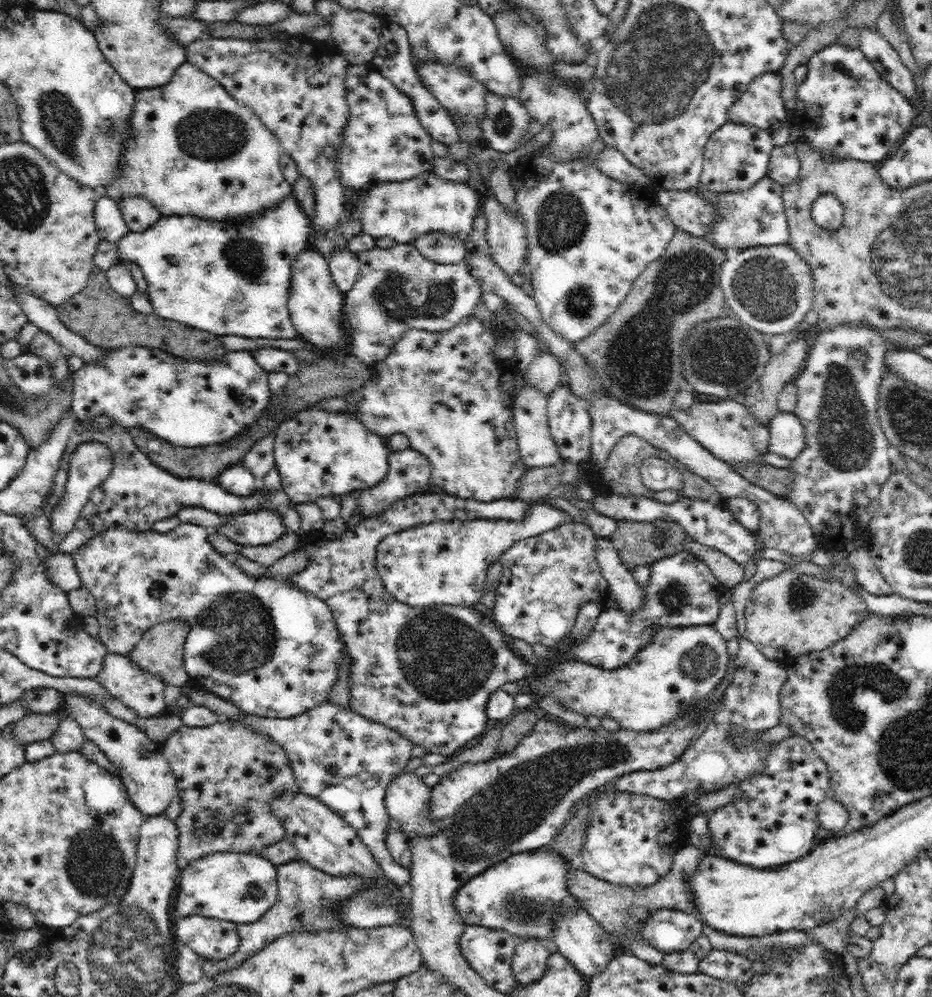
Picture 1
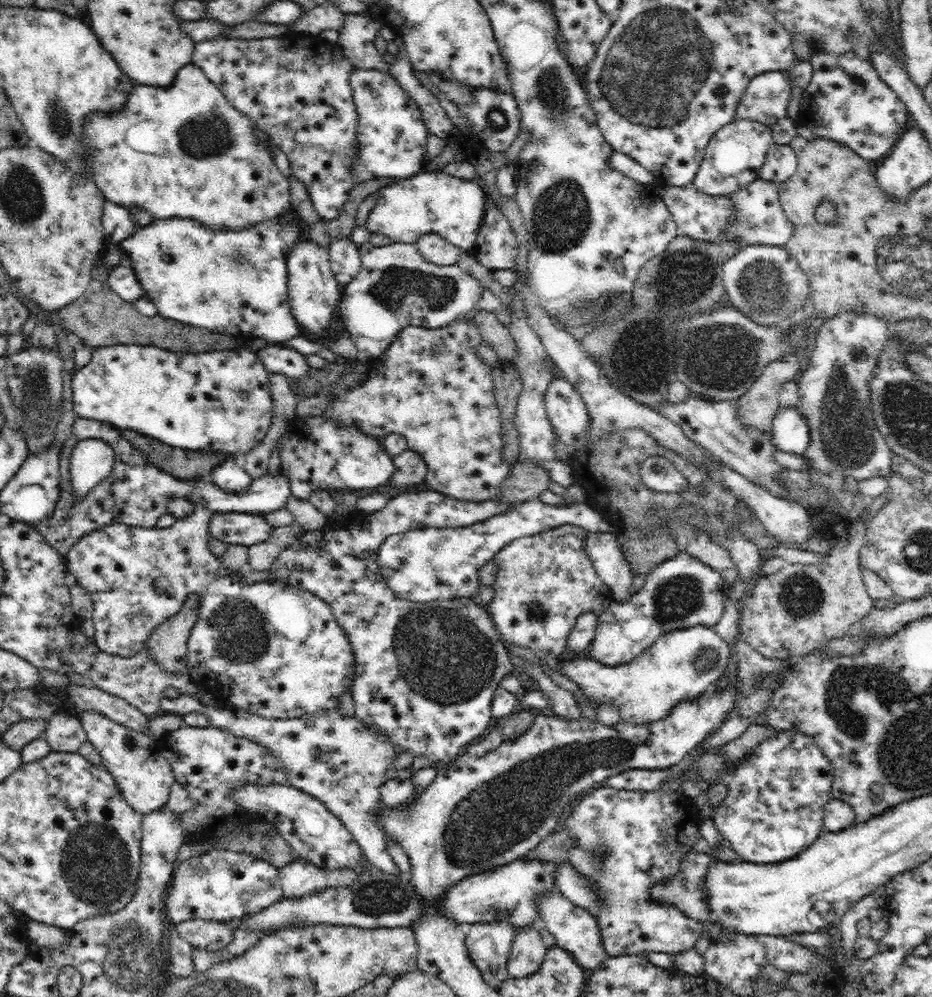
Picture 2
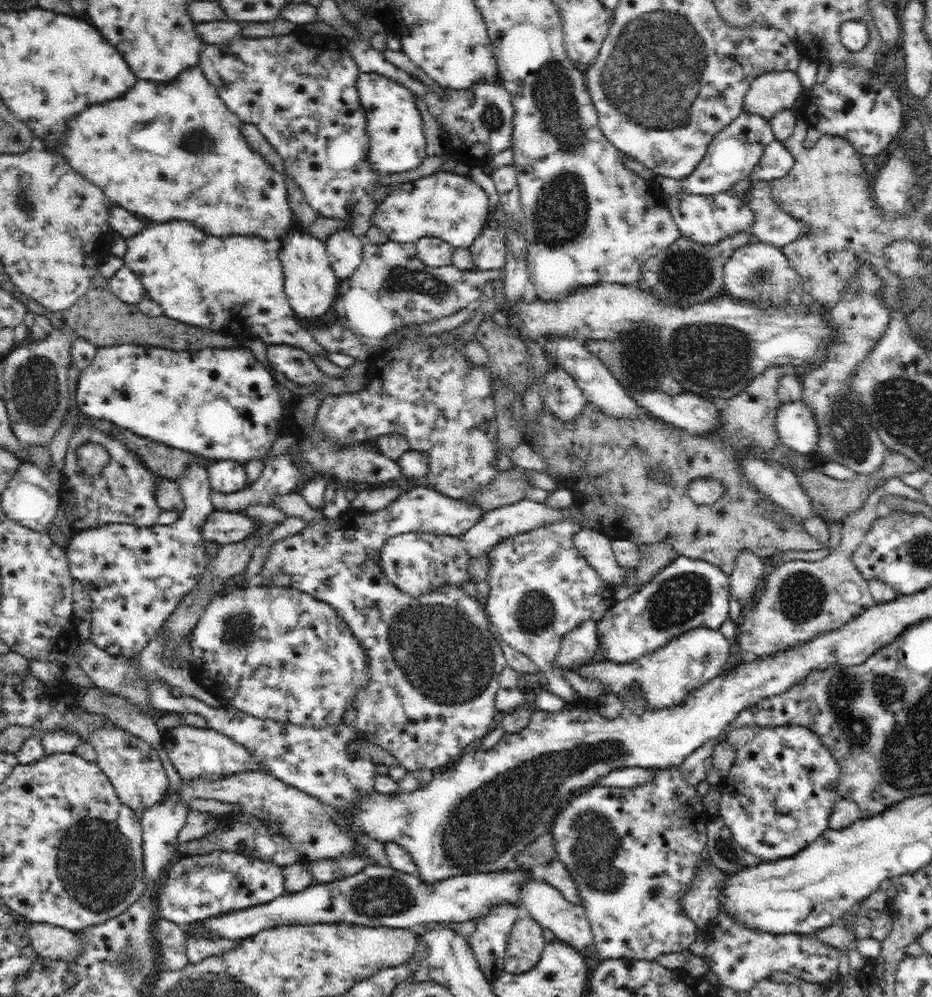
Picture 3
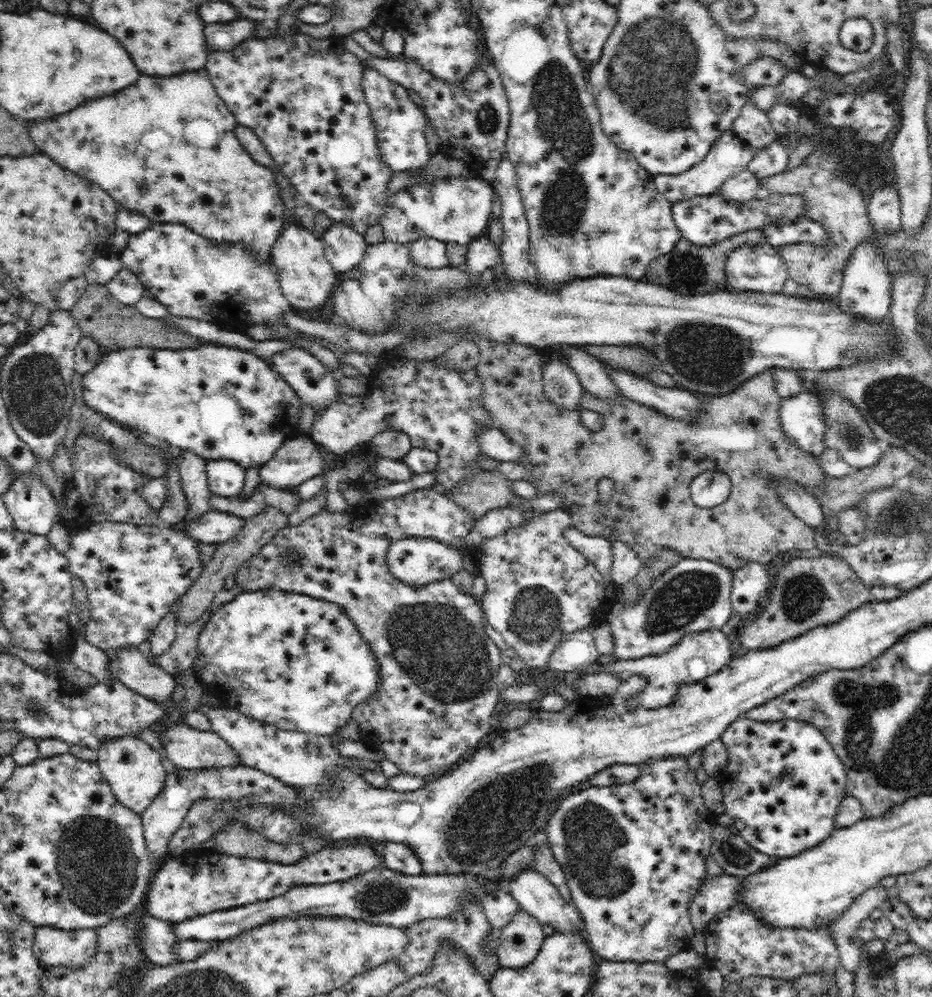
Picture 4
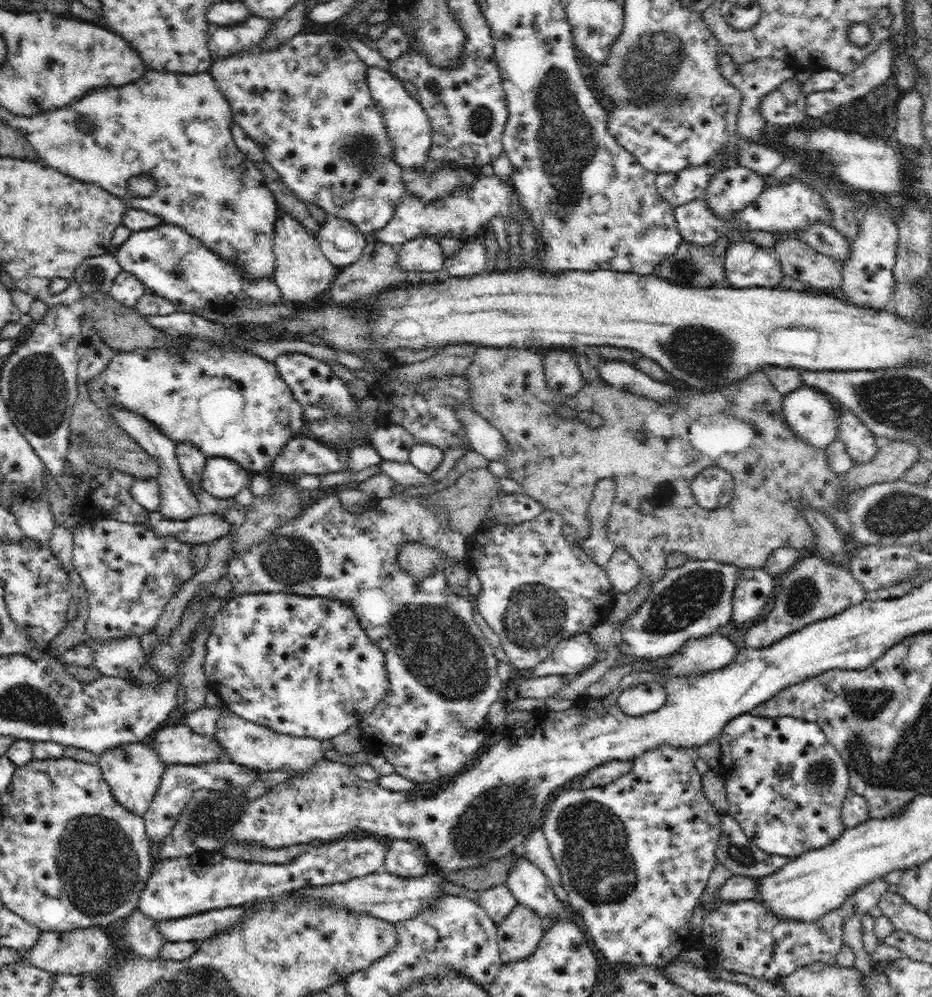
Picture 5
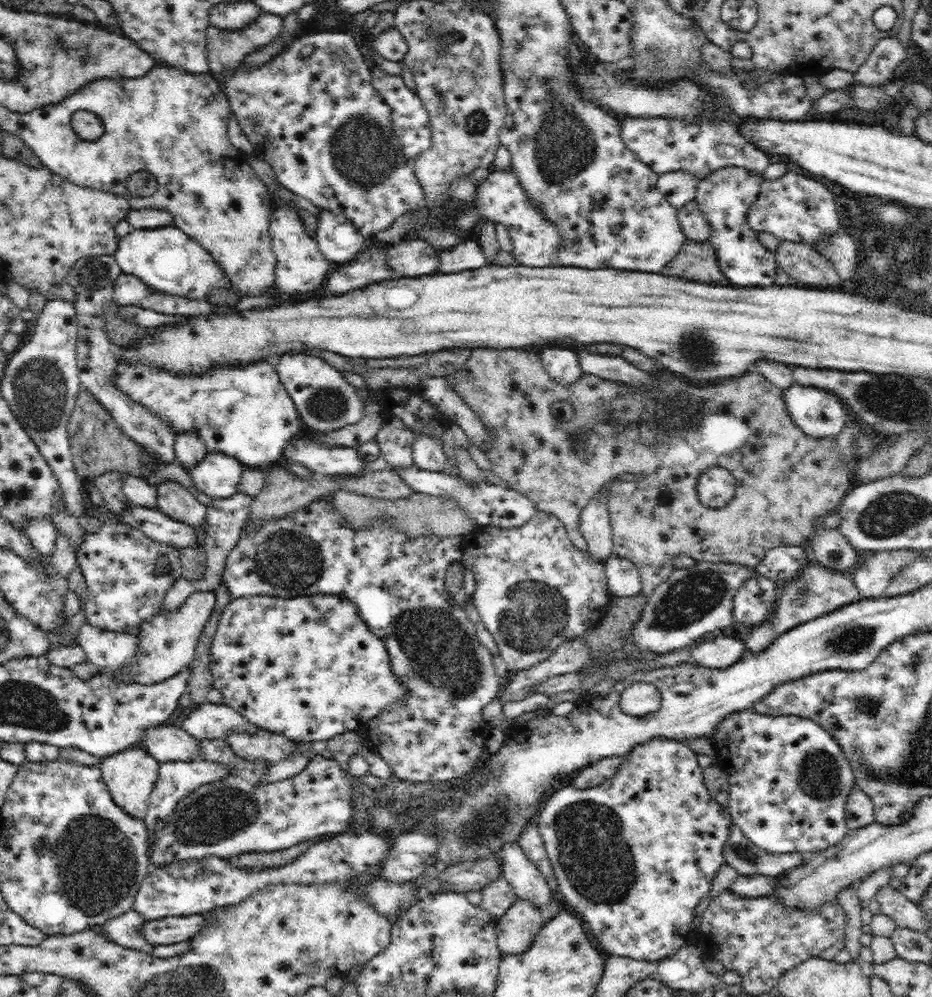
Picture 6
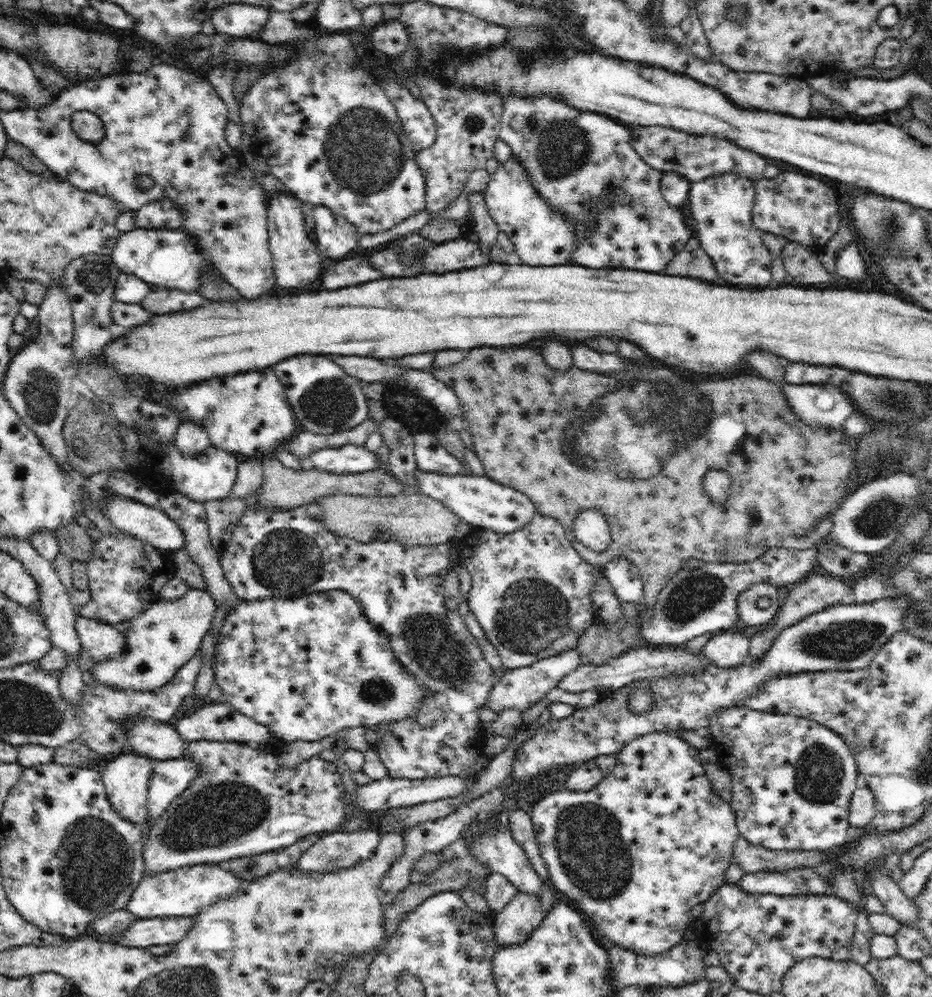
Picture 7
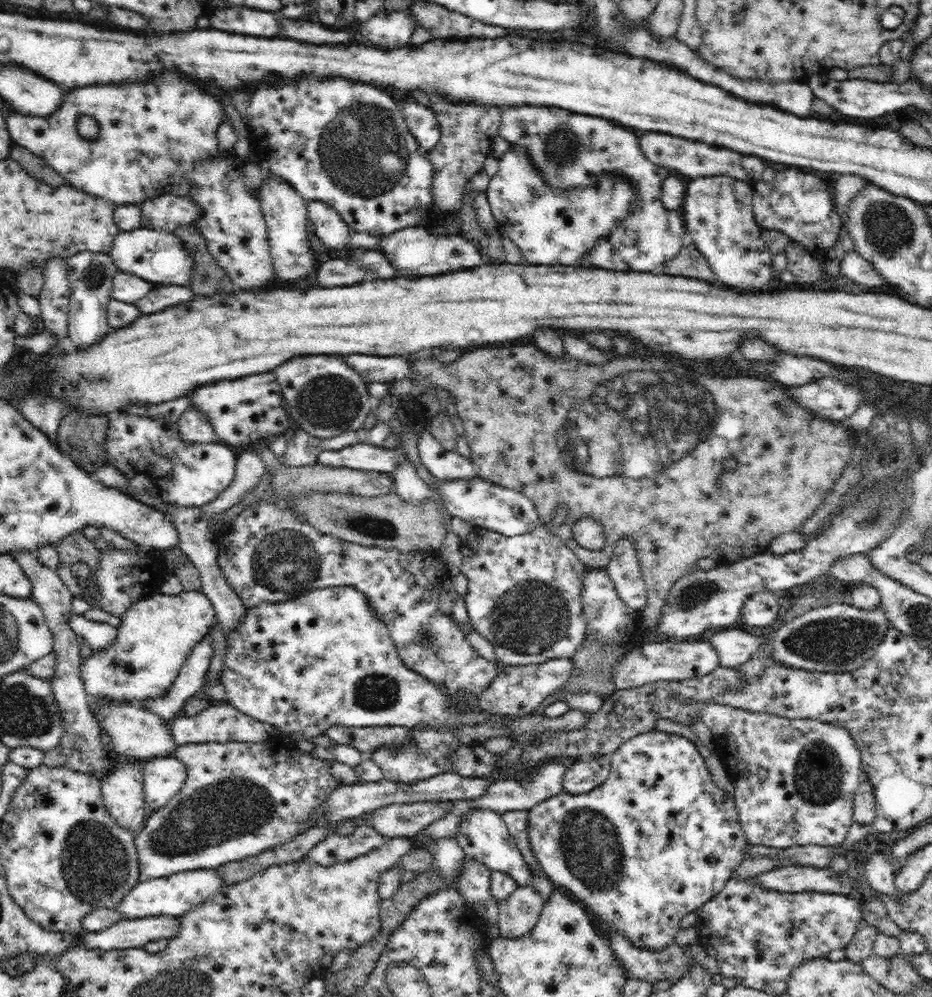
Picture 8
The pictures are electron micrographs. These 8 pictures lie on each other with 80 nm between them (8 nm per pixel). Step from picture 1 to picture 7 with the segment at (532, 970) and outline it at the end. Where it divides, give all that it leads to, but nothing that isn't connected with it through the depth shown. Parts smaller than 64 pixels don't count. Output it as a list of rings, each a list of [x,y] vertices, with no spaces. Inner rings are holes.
[[[517,892],[508,904],[494,916],[493,929],[498,946],[509,947],[524,942],[543,921],[546,913],[540,905],[540,897],[530,893]]]

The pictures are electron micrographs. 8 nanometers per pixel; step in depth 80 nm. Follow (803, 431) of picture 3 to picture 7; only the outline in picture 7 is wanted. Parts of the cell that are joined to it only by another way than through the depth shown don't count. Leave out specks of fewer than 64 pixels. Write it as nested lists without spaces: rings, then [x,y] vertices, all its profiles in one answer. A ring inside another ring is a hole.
[[[784,381],[780,385],[792,411],[810,427],[842,429],[846,419],[855,411],[850,396],[830,383],[802,385]]]

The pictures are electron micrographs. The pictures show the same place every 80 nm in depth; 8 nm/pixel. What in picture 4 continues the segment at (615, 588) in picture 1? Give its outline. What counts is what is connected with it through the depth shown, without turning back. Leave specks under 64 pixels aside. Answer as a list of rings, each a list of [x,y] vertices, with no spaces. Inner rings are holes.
[[[575,527],[566,528],[562,535],[568,543],[580,551],[605,577],[609,576],[612,564],[612,542],[608,535],[588,536]]]

